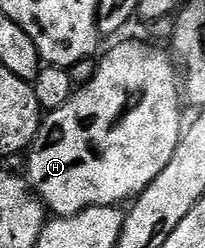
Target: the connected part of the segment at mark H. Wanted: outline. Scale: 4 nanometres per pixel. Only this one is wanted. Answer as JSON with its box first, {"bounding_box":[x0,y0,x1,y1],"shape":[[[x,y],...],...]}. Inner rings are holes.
{"bounding_box":[27,40,183,217],"shape":[[[125,40],[122,44],[115,45],[105,57],[103,57],[104,55],[100,57],[97,72],[89,79],[89,83],[78,87],[68,102],[48,113],[42,119],[41,129],[37,132],[37,137],[33,139],[33,143],[27,152],[27,157],[29,156],[27,179],[33,191],[40,196],[46,209],[54,217],[77,216],[83,209],[90,206],[124,205],[124,200],[129,202],[138,197],[143,190],[147,190],[147,186],[151,182],[155,182],[155,178],[159,178],[159,174],[163,174],[163,170],[167,170],[167,162],[171,162],[183,133],[183,123],[181,124],[183,88],[179,83],[178,65],[175,63],[174,57],[168,51],[166,52],[161,48],[152,48],[149,44],[140,44],[137,40]]]}

